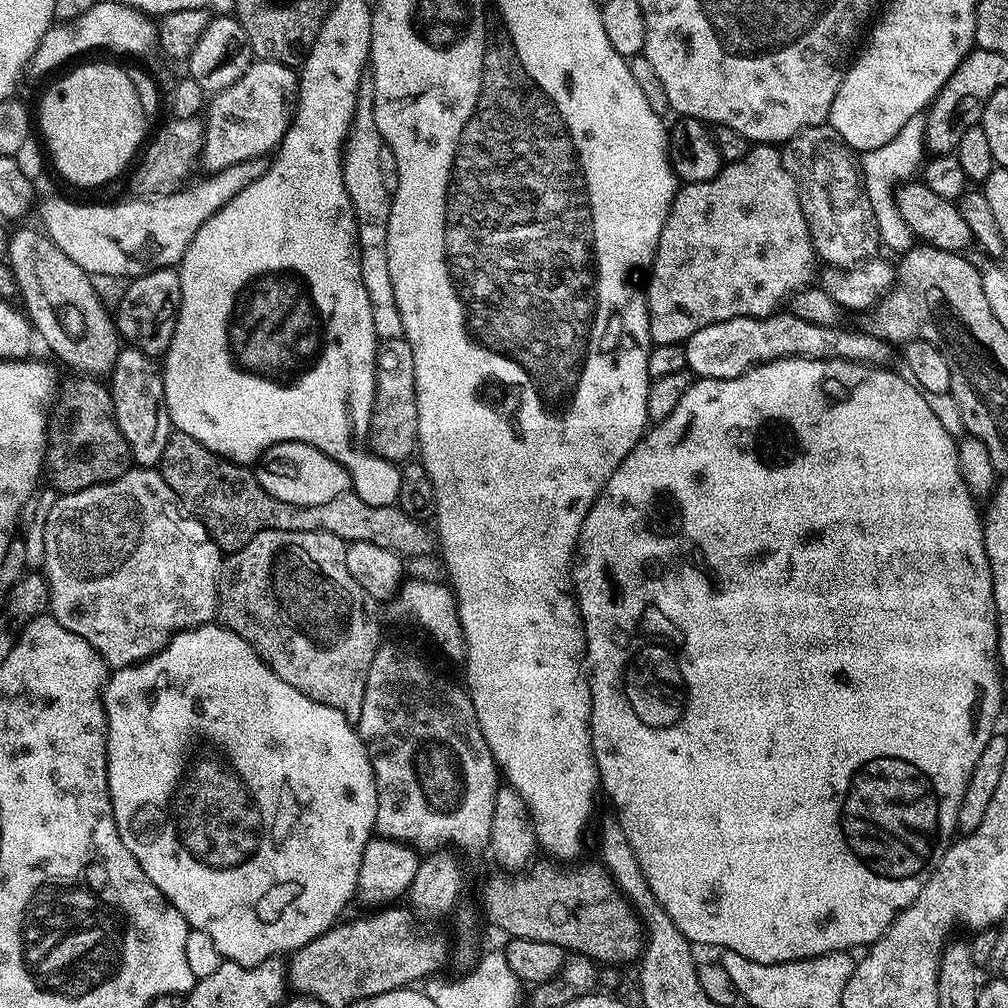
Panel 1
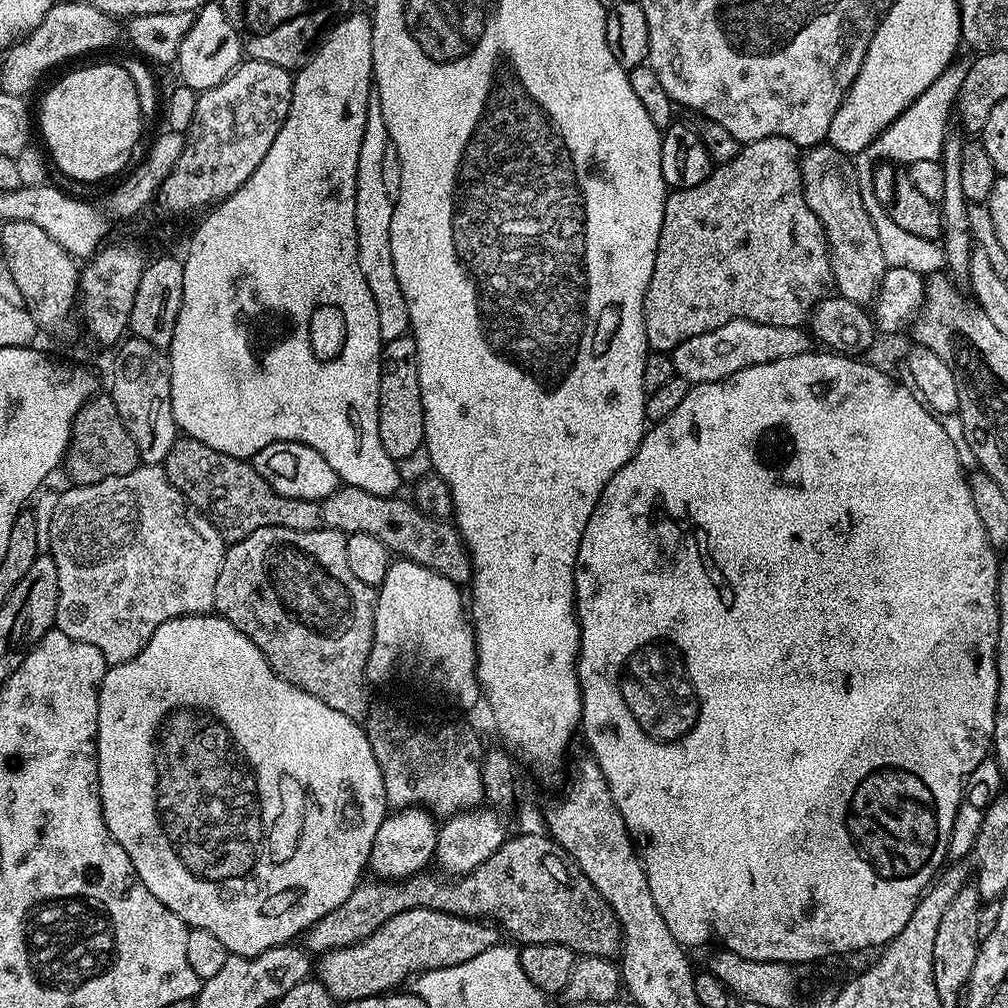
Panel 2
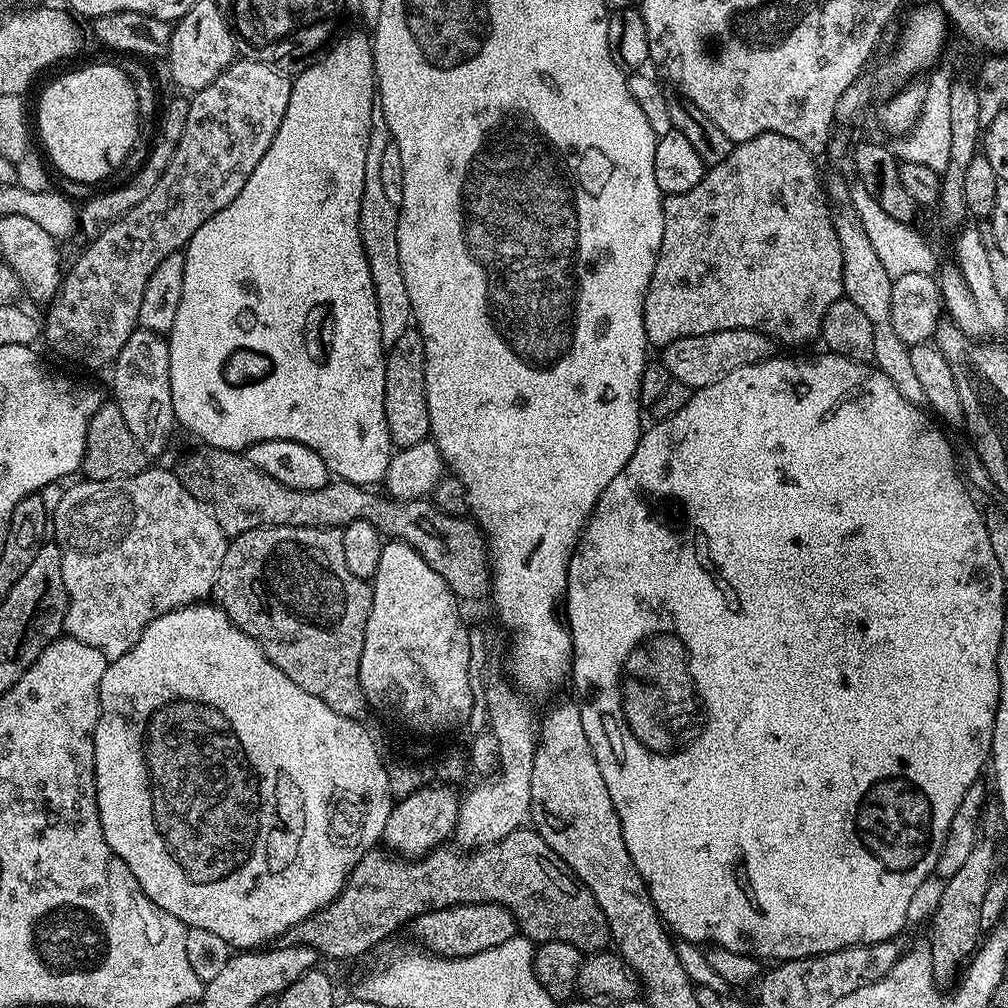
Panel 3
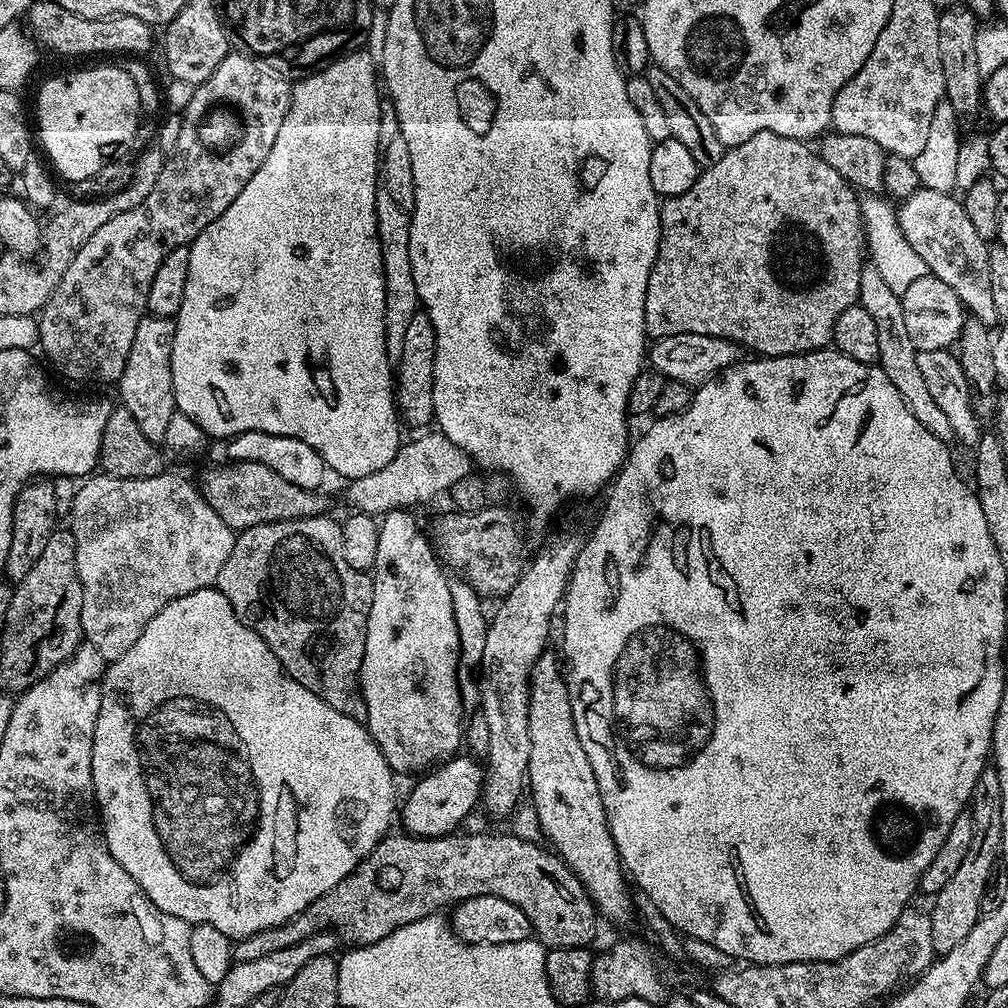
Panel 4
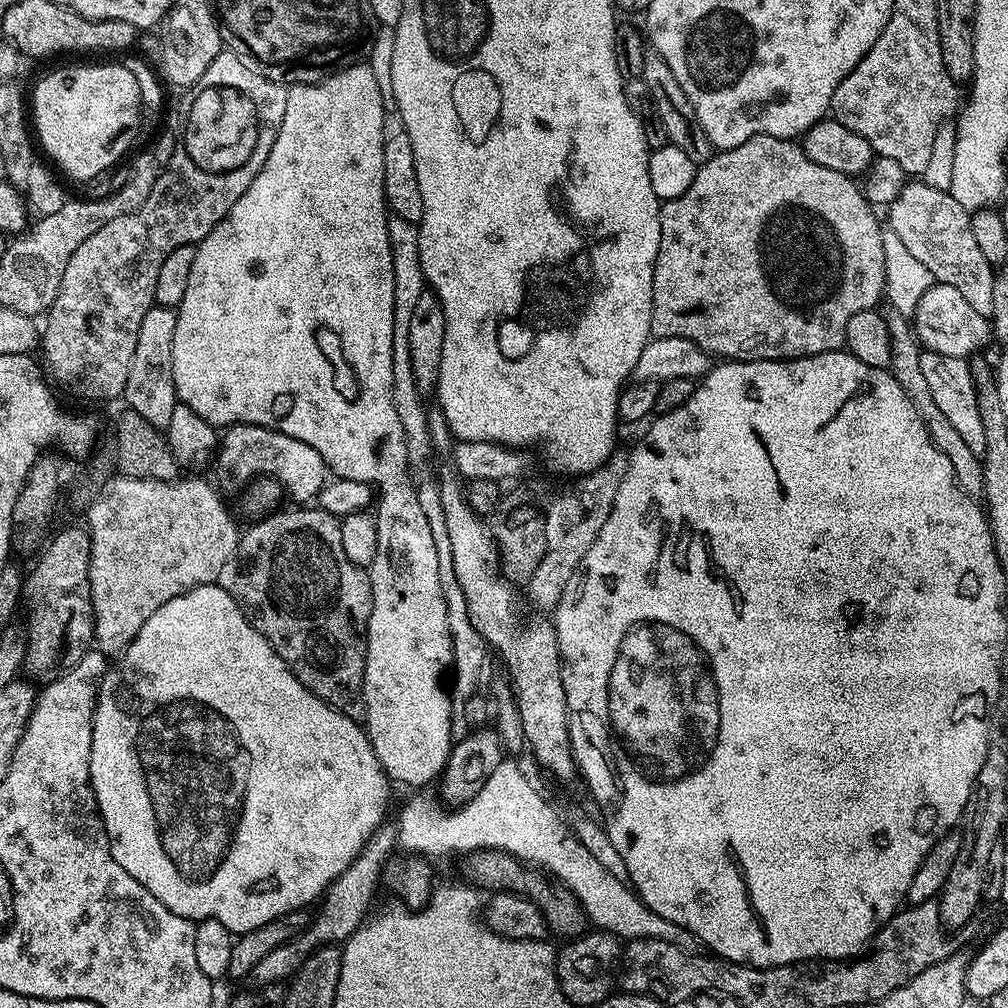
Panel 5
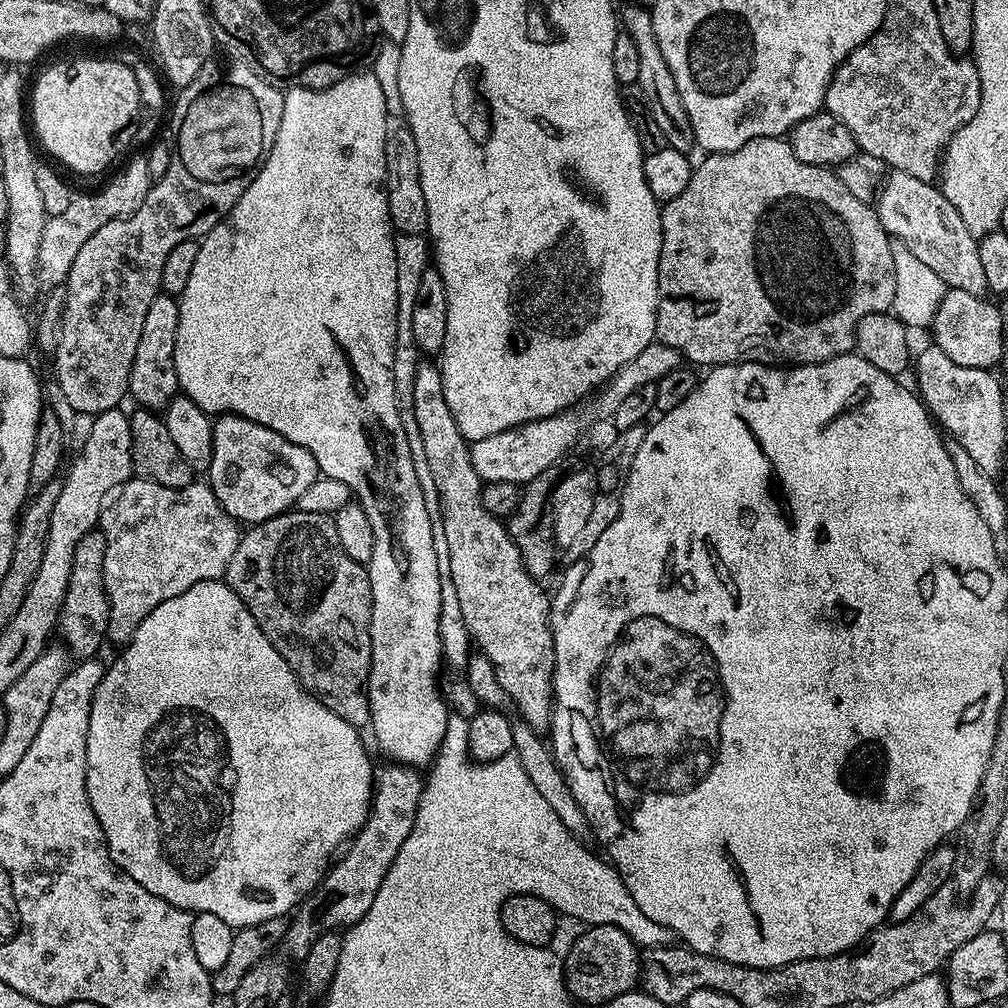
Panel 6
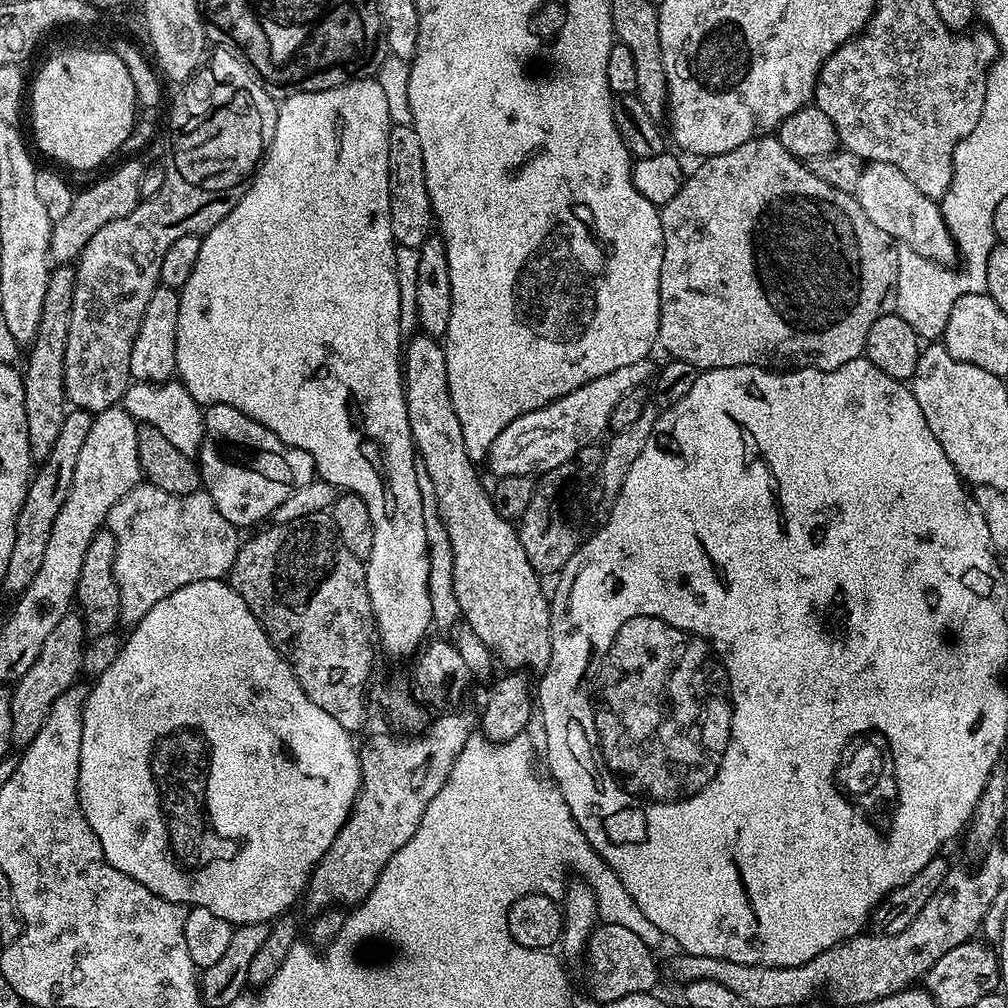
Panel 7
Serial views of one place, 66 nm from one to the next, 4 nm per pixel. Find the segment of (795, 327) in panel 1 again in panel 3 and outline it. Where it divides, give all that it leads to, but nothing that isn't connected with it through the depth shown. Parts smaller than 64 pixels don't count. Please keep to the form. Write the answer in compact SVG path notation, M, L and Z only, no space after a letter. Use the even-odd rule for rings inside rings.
M749 328L718 330L714 334L678 338L663 345L662 359L675 383L685 384L687 388L695 390L718 382L723 376L742 366L750 366L769 359L773 355L772 347L774 344L769 337Z

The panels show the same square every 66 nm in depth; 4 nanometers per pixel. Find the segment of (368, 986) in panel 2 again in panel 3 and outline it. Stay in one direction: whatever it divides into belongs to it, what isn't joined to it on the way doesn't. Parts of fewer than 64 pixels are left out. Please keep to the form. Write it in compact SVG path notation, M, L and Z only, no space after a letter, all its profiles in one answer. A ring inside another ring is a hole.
M456 904L453 908L443 908L433 912L423 912L419 918L411 921L410 928L416 931L427 951L438 956L469 956L482 954L482 950L490 950L502 946L506 942L517 939L518 929L512 912L506 910L501 904Z

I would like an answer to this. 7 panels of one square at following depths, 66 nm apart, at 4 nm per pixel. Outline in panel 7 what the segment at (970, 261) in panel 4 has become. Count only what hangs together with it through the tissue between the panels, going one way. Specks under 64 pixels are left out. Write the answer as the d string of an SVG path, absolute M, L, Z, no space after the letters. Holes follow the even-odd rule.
M890 162L865 163L854 195L862 210L866 210L866 218L870 218L878 230L886 230L893 240L908 245L922 258L934 263L945 266L957 263L958 249L944 220L943 207L937 201L926 198L926 194L922 194L922 190L918 190L918 186L914 186L914 182L898 170L898 166L890 166Z

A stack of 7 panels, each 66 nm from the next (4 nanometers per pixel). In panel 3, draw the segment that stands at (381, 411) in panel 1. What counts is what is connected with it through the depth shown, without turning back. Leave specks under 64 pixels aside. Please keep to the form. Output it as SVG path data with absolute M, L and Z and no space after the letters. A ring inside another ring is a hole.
M415 326L402 330L398 342L387 349L386 359L386 394L384 395L384 409L386 410L386 426L390 430L390 438L397 449L409 448L418 442L429 439L430 410L426 406L426 346L422 334Z

